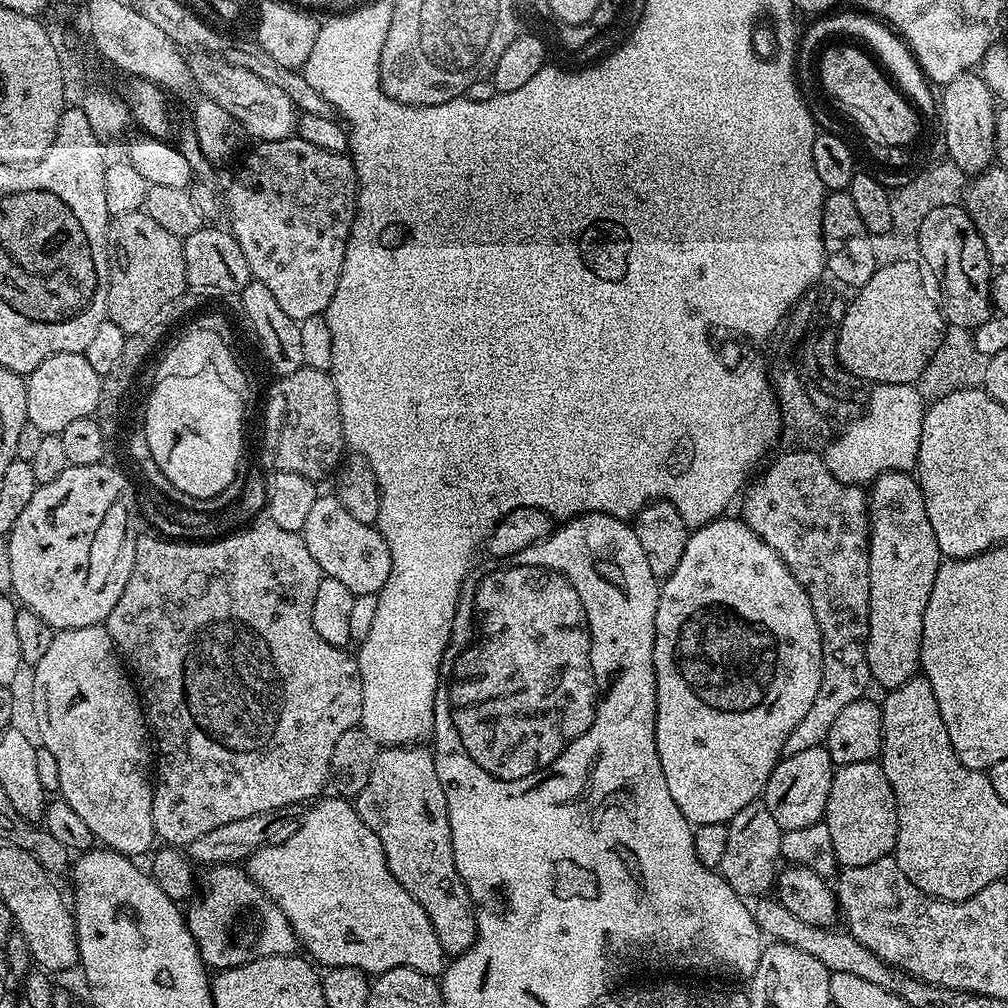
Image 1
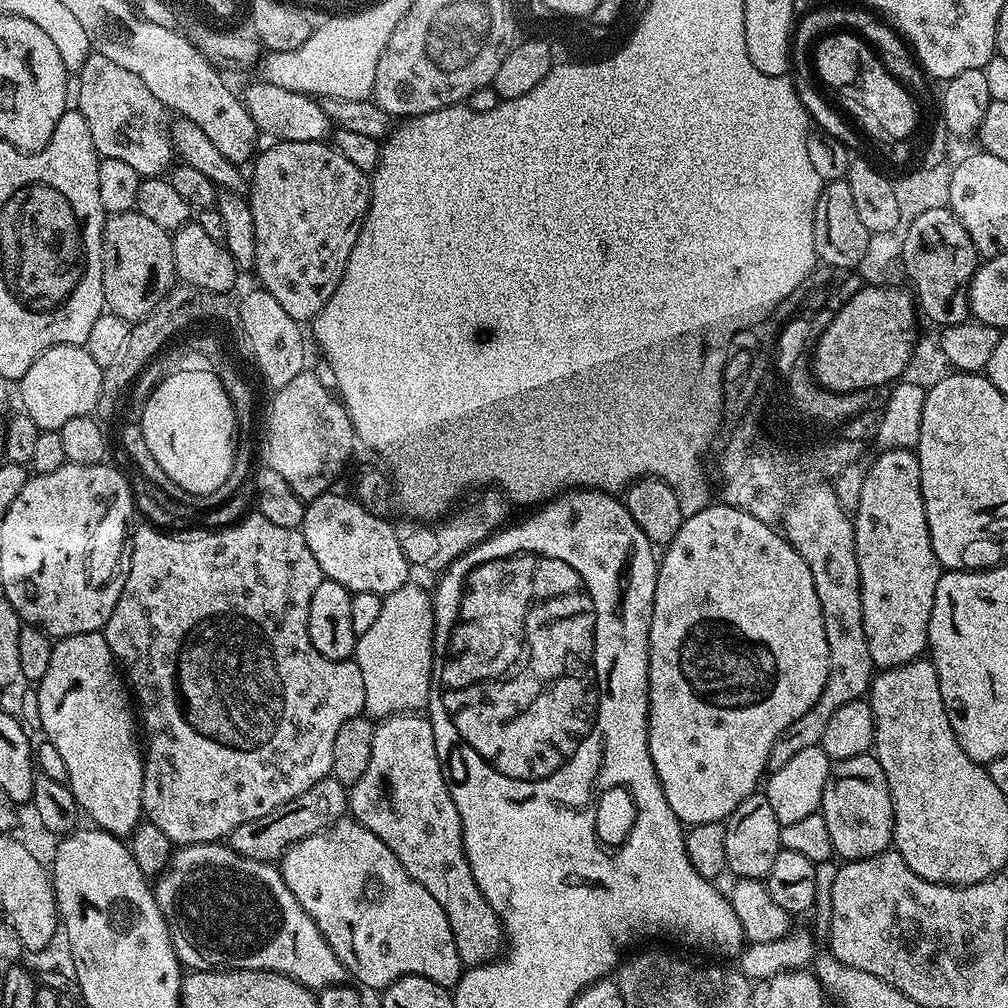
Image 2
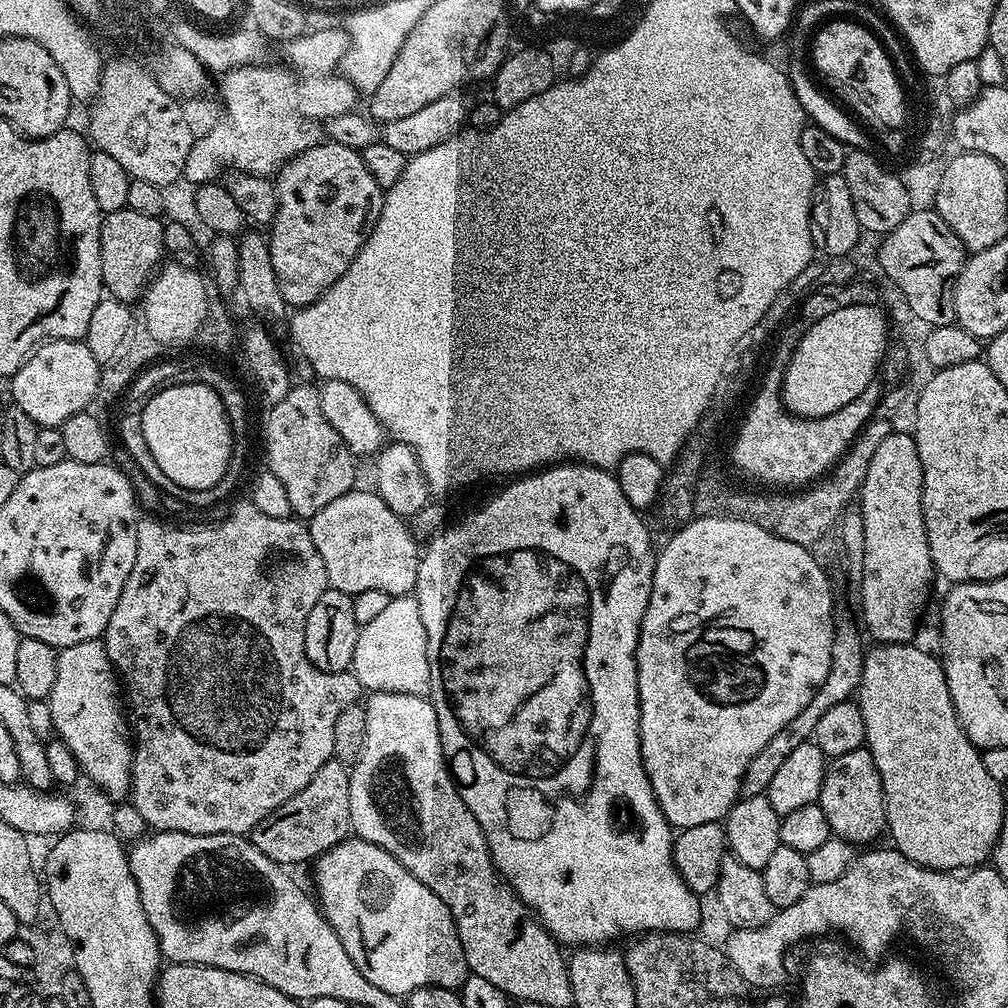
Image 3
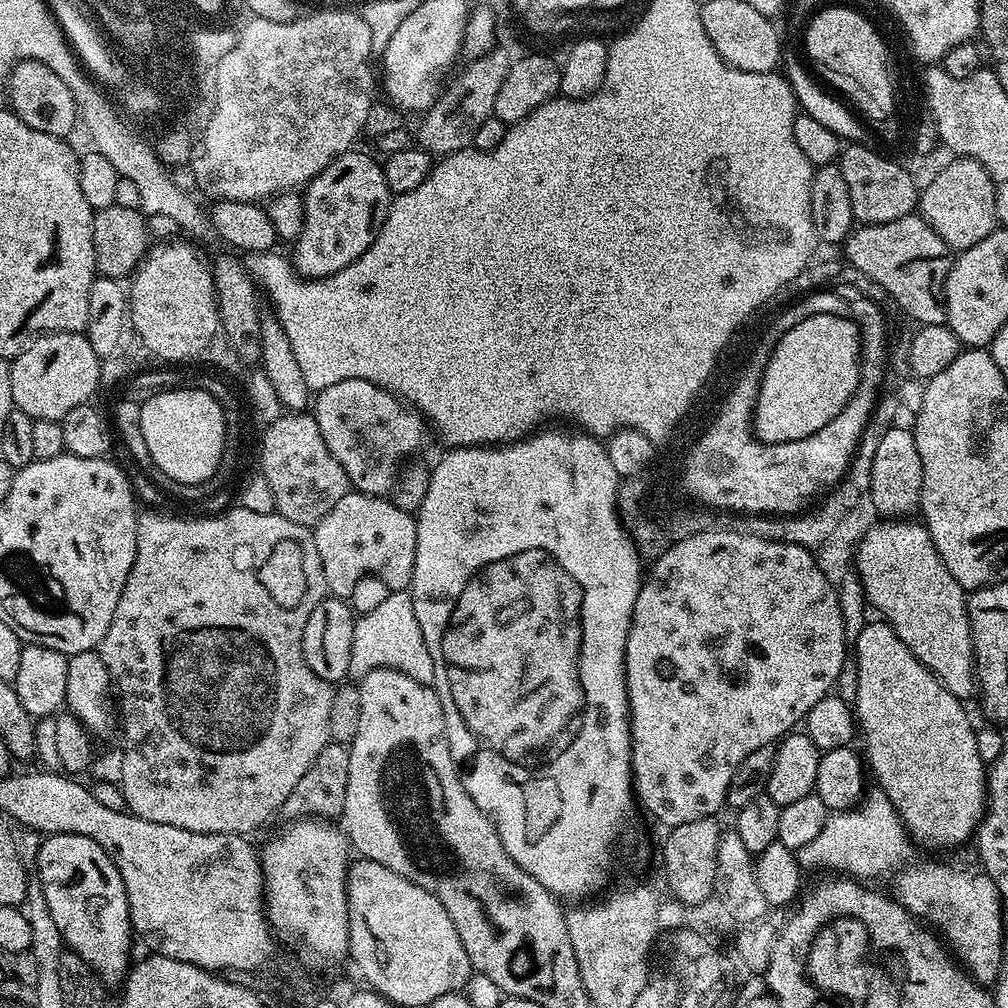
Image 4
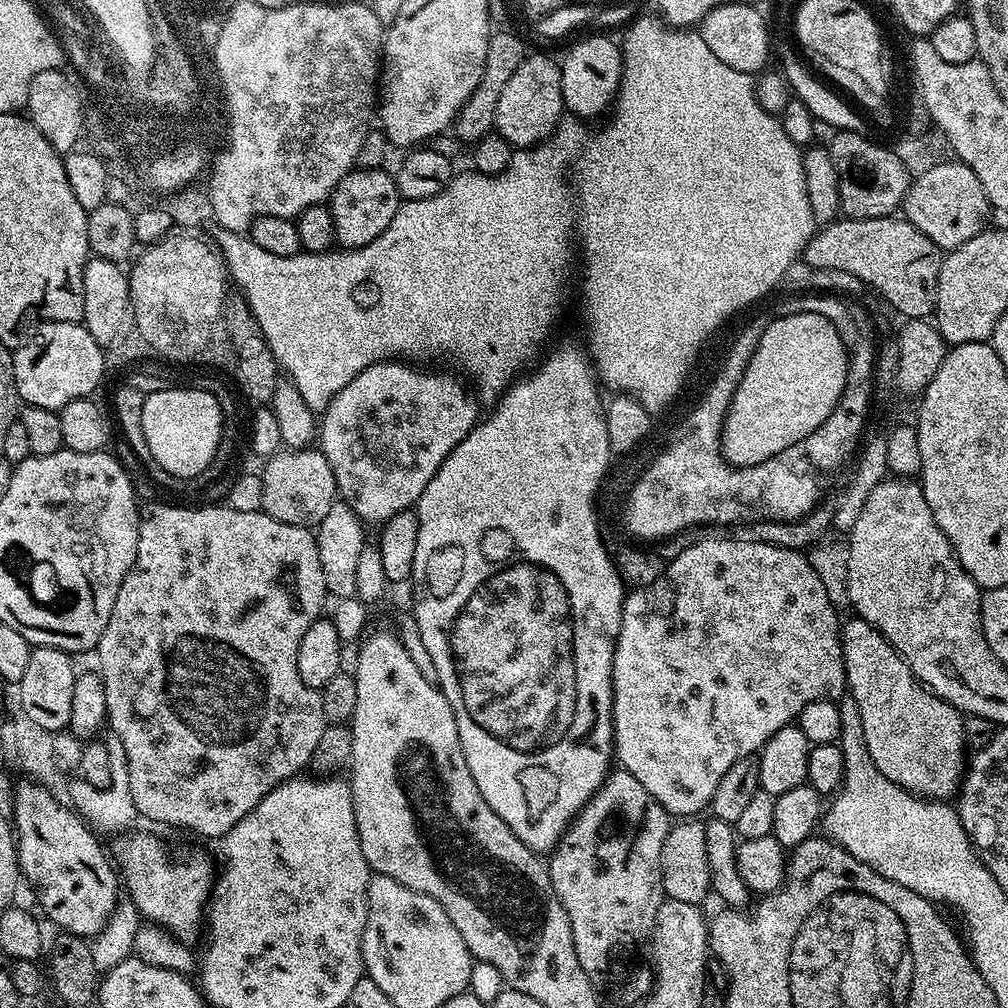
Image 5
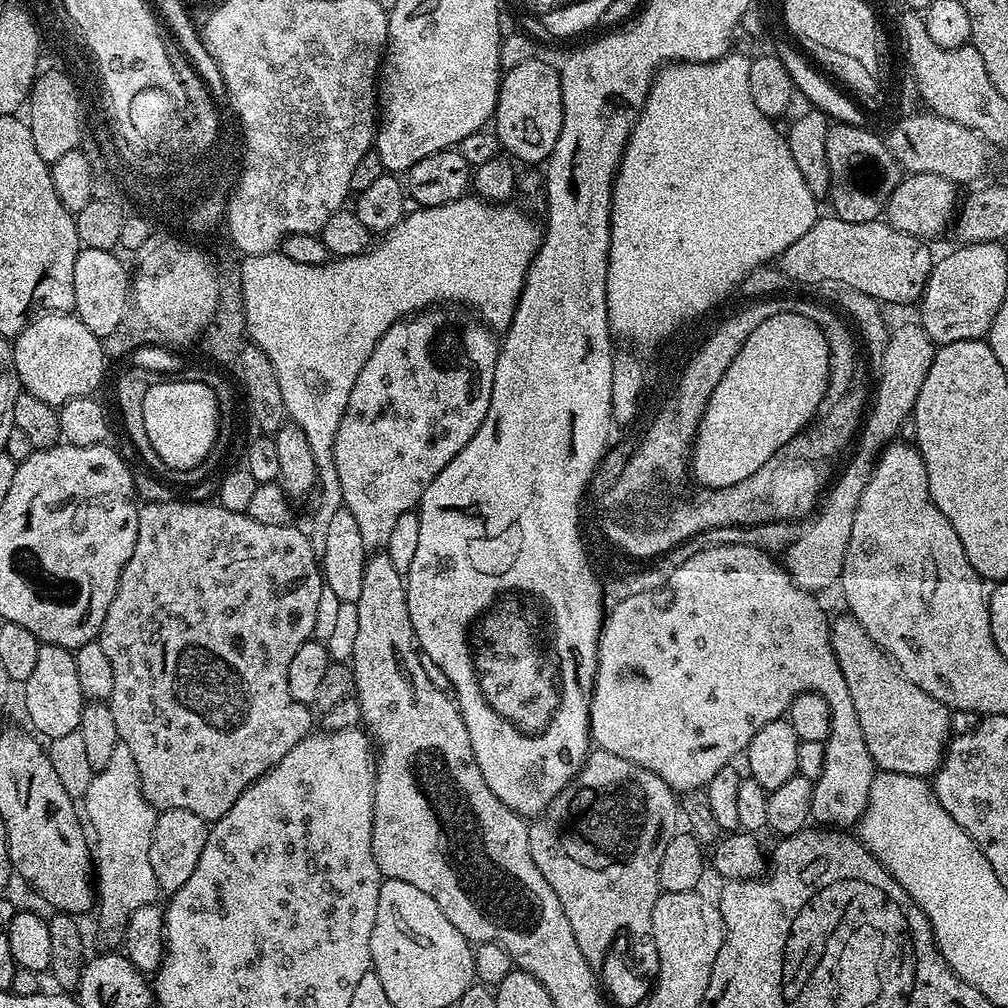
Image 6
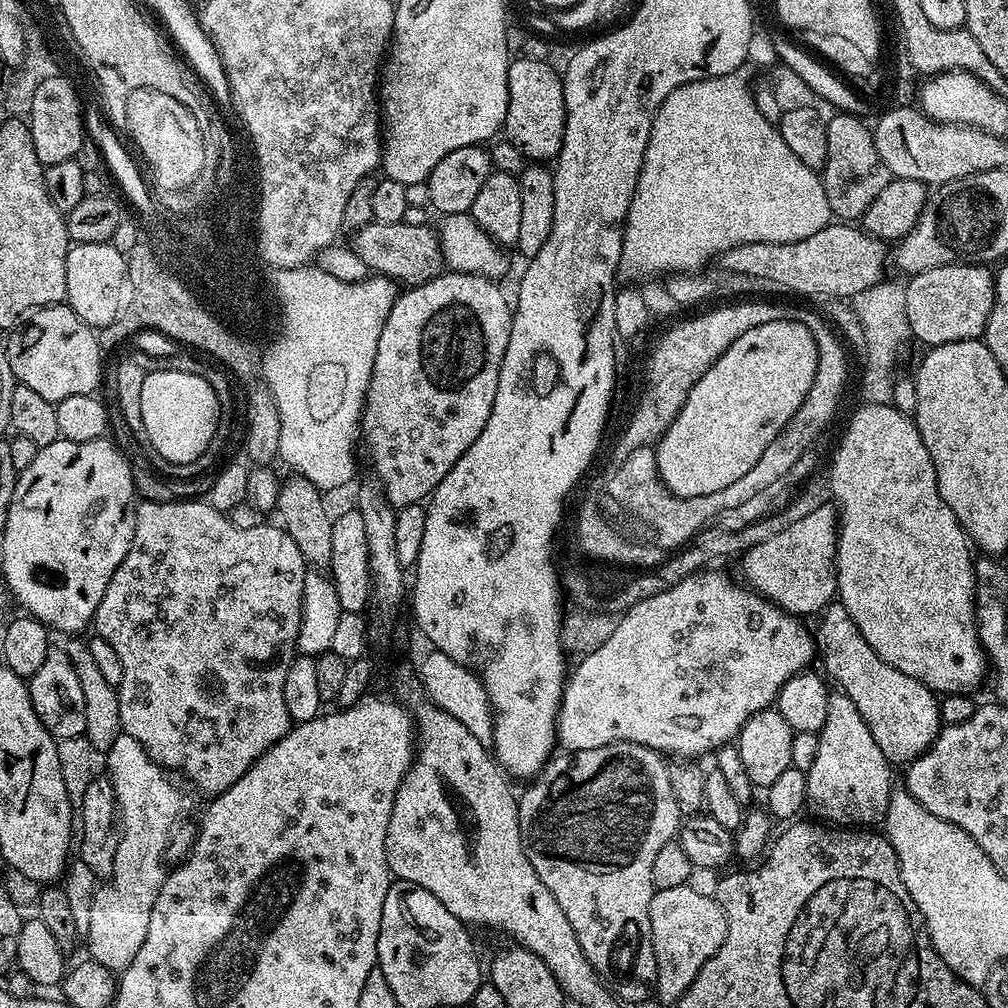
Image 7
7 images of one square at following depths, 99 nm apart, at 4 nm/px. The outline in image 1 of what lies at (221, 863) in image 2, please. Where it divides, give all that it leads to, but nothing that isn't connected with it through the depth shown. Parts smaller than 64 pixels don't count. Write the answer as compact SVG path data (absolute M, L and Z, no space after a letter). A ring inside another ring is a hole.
M221 864L207 869L204 896L197 895L186 908L190 934L196 939L205 965L212 970L237 968L246 962L271 956L290 956L297 951L296 931L243 867Z

